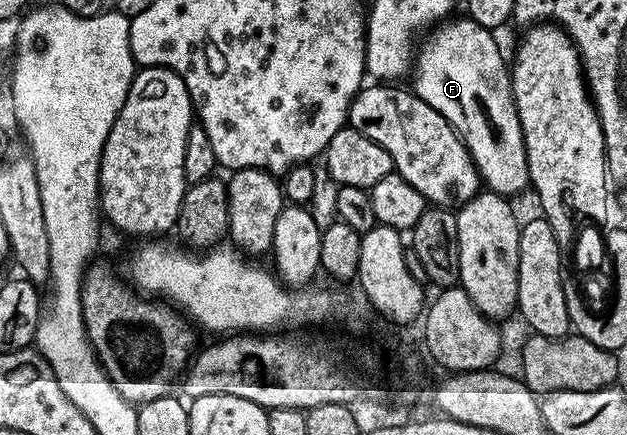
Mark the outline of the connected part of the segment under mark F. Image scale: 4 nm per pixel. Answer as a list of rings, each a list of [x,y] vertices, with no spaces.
[[[467,18],[451,20],[433,27],[423,37],[424,45],[421,48],[419,45],[414,56],[416,77],[413,78],[411,87],[416,95],[422,98],[422,102],[438,110],[438,114],[442,114],[442,118],[450,122],[450,126],[472,155],[472,160],[480,172],[481,181],[491,191],[498,192],[505,198],[512,198],[515,192],[522,191],[524,187],[527,189],[530,183],[522,126],[519,125],[515,98],[512,96],[509,69],[506,66],[504,69],[504,56],[500,53],[495,38],[492,37],[495,35],[489,29],[478,26],[478,22]]]

